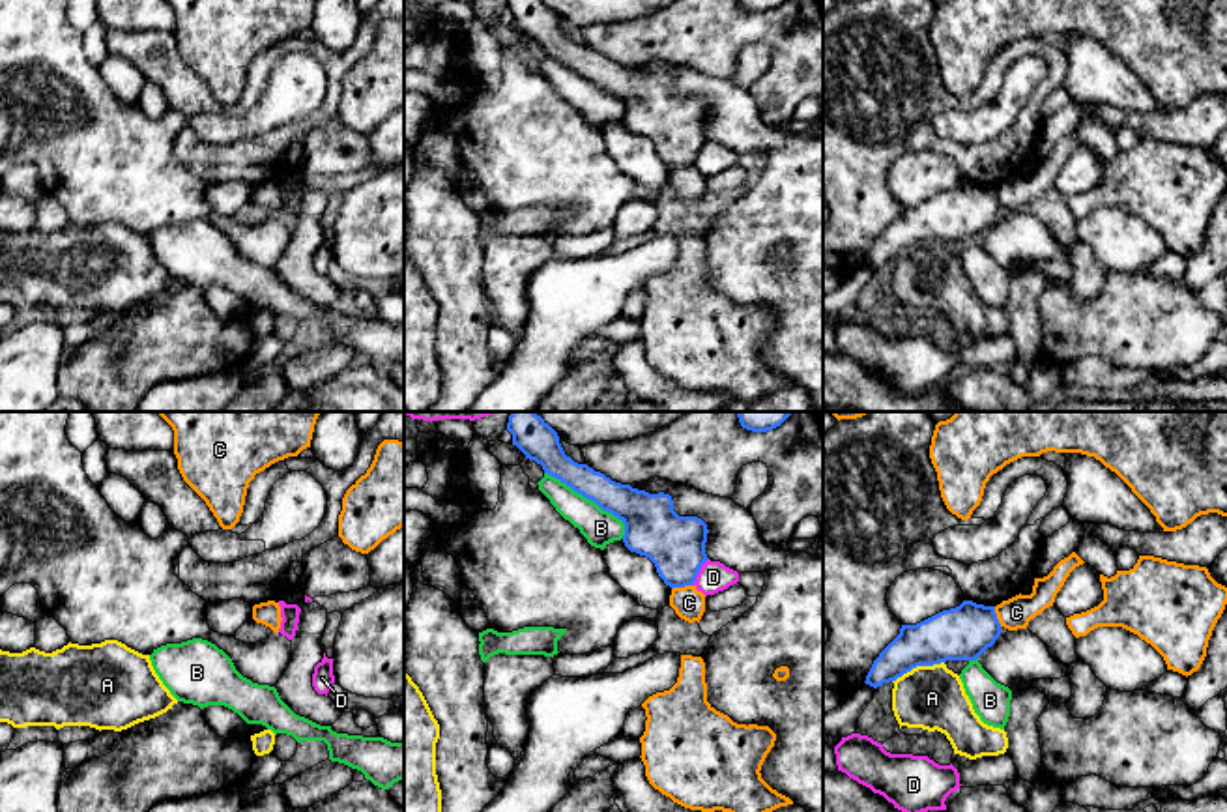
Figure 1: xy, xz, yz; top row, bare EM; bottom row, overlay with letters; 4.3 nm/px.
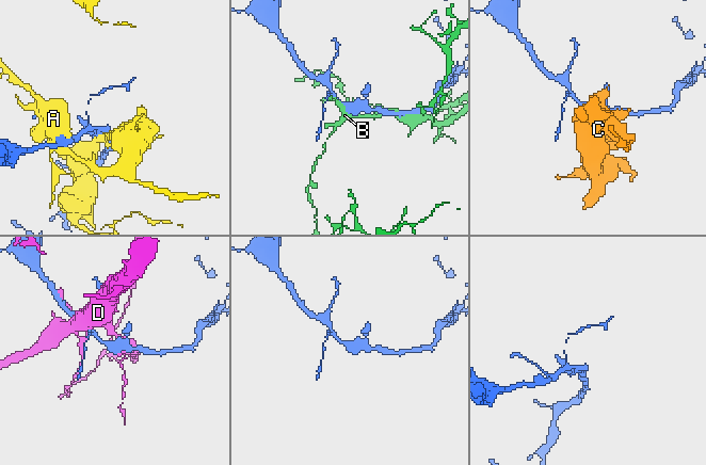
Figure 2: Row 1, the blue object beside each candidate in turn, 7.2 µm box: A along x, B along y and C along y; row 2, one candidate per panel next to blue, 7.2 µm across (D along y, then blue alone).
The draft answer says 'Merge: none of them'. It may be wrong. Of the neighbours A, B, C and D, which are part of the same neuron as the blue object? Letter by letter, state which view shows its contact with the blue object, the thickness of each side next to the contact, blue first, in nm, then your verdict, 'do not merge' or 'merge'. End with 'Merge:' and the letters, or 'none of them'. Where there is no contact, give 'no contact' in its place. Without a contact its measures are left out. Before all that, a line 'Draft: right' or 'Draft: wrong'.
Draft: right
A: yz | 240/280 nm | do not merge
B: xz | 200/150 nm | do not merge
C: xz | 240/140 nm | do not merge
D: xz | 240/140 nm | do not merge
Merge: none of them

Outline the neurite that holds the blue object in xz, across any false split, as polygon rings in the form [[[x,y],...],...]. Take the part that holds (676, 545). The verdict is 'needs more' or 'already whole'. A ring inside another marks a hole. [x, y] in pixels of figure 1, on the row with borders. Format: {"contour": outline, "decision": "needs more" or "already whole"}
{"contour": [[[511,412],[507,430],[526,458],[625,524],[623,543],[649,558],[666,586],[694,586],[705,554],[707,524],[679,516],[670,494],[649,494],[612,481],[565,455],[557,432],[535,412]]], "decision": "already whole"}

